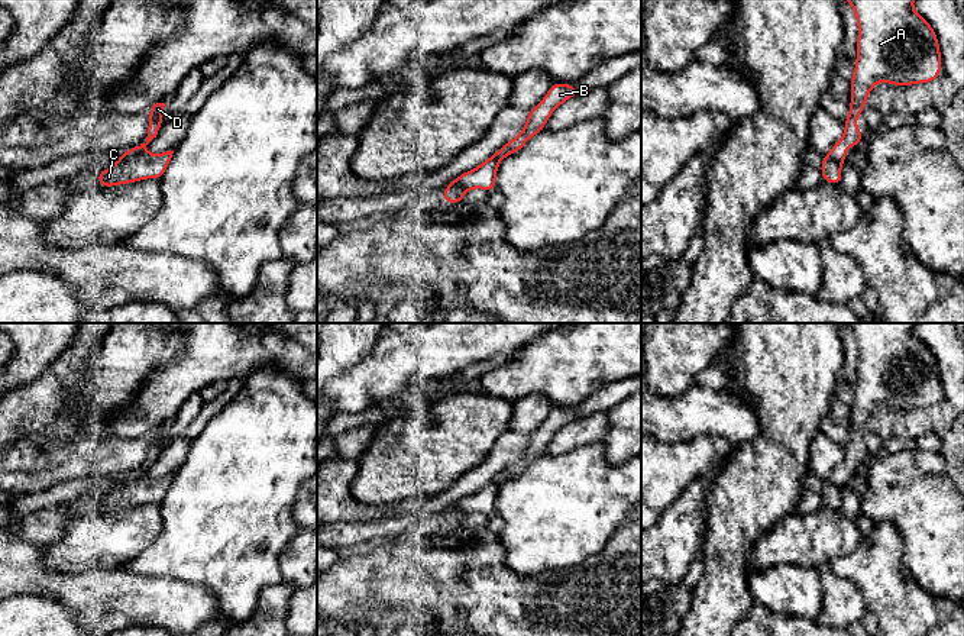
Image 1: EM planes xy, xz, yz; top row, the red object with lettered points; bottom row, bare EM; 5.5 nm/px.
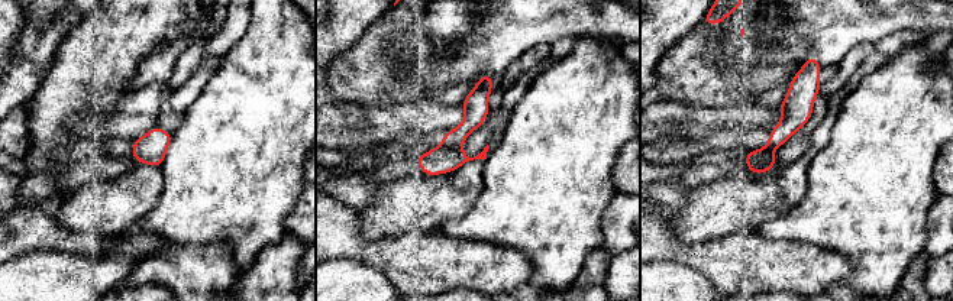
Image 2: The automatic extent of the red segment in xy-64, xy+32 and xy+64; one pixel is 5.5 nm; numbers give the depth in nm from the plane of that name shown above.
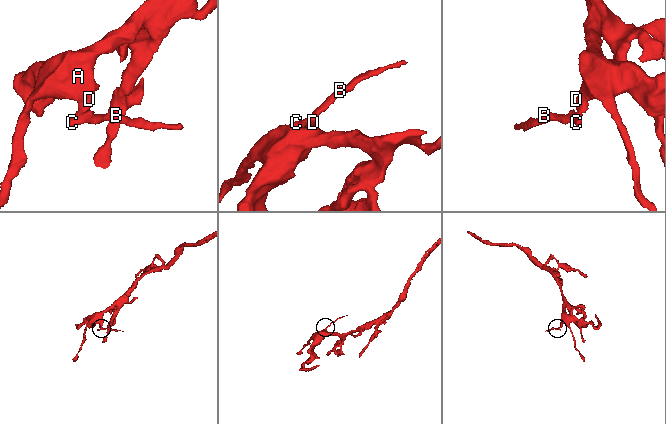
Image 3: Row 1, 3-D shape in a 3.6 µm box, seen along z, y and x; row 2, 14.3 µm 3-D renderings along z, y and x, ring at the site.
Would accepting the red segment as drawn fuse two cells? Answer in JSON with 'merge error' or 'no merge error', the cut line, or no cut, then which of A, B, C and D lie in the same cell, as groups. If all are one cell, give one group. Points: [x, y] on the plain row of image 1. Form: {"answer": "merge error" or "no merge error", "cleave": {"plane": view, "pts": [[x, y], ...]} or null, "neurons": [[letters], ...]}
{"answer": "merge error", "cleave": {"plane": "xy", "pts": [[144, 471], [139, 477], [123, 481]]}, "neurons": [["A", "D"], ["B", "C"]]}

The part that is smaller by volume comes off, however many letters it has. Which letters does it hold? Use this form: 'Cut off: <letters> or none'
Cut off: B, C

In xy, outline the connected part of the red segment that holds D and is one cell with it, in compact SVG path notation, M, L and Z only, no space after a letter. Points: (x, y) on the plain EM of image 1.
M156 427L152 432L148 433L149 436L149 452L148 452L148 462L145 468L140 468L126 477L122 475L123 481L132 481L132 480L138 480L143 475L143 472L153 464L156 462L161 451L164 449L162 446L162 436L164 436L165 427Z

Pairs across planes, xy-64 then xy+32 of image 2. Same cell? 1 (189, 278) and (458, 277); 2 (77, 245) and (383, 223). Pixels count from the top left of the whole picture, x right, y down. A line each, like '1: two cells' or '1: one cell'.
1: one cell
2: two cells

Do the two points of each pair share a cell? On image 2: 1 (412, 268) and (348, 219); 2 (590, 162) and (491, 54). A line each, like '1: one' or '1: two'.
1: one
2: two

